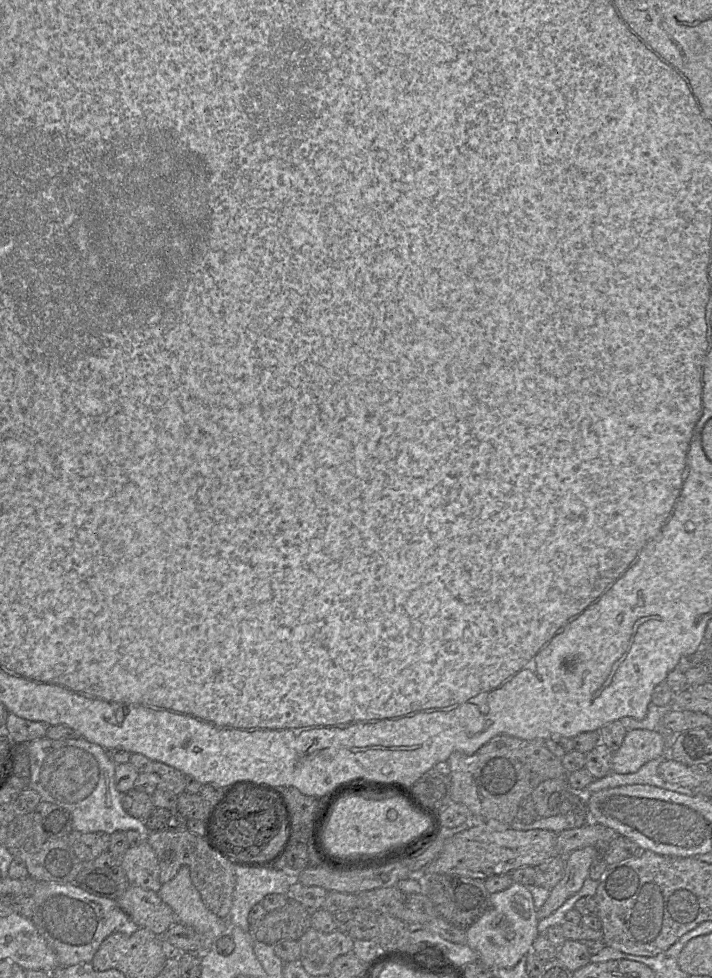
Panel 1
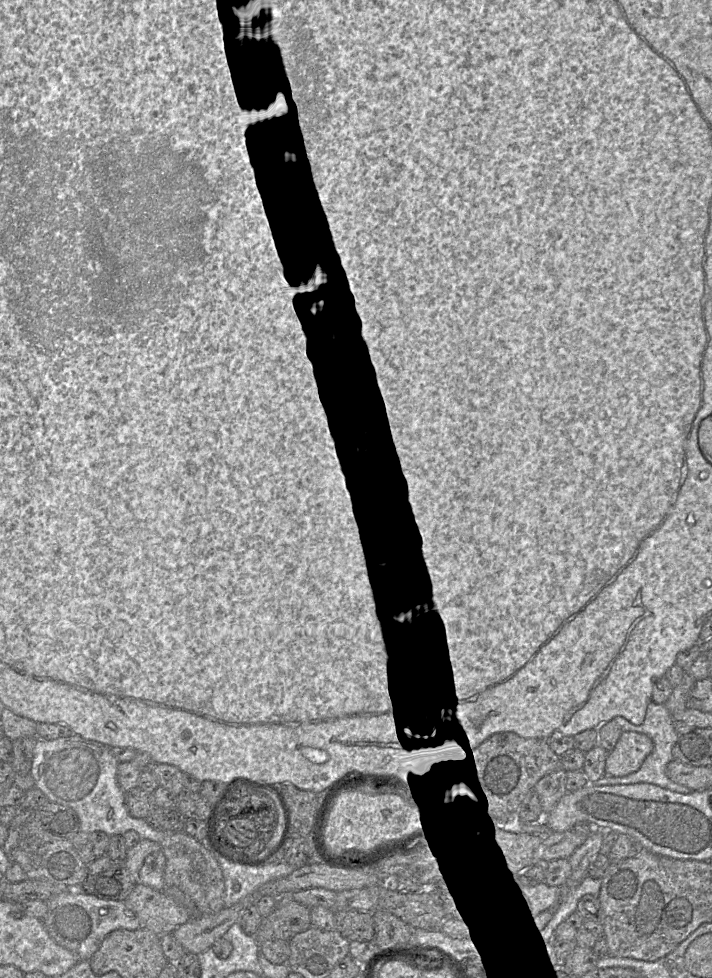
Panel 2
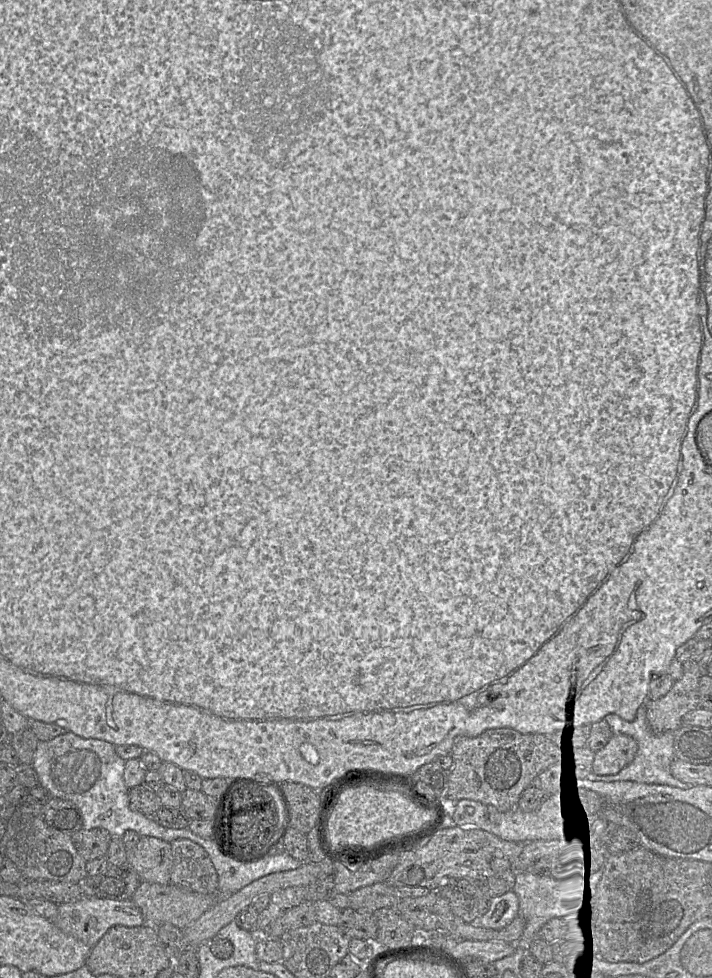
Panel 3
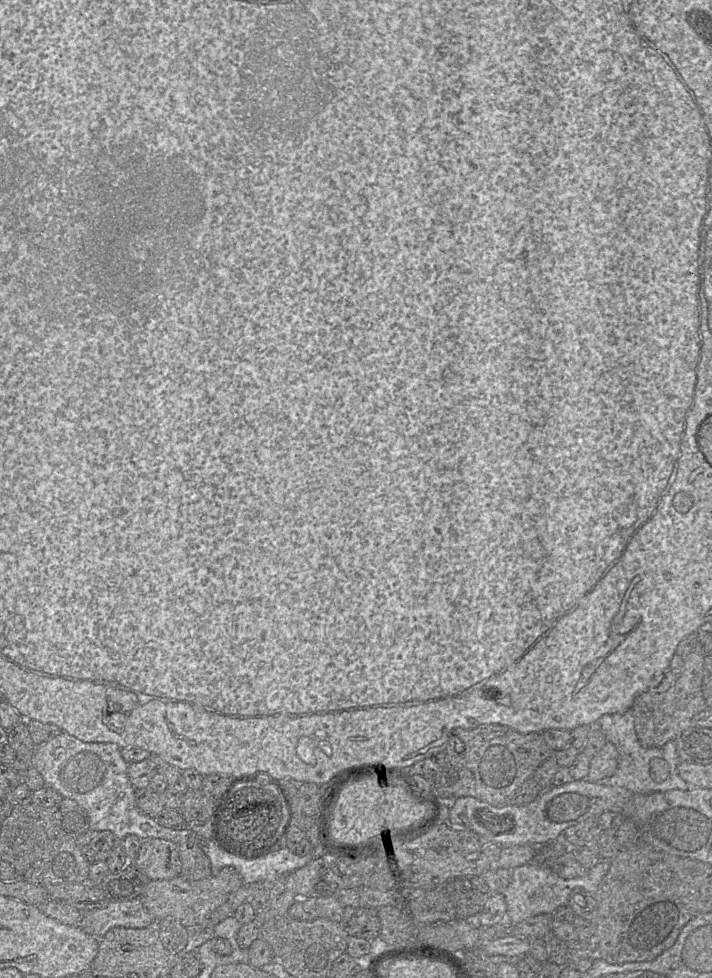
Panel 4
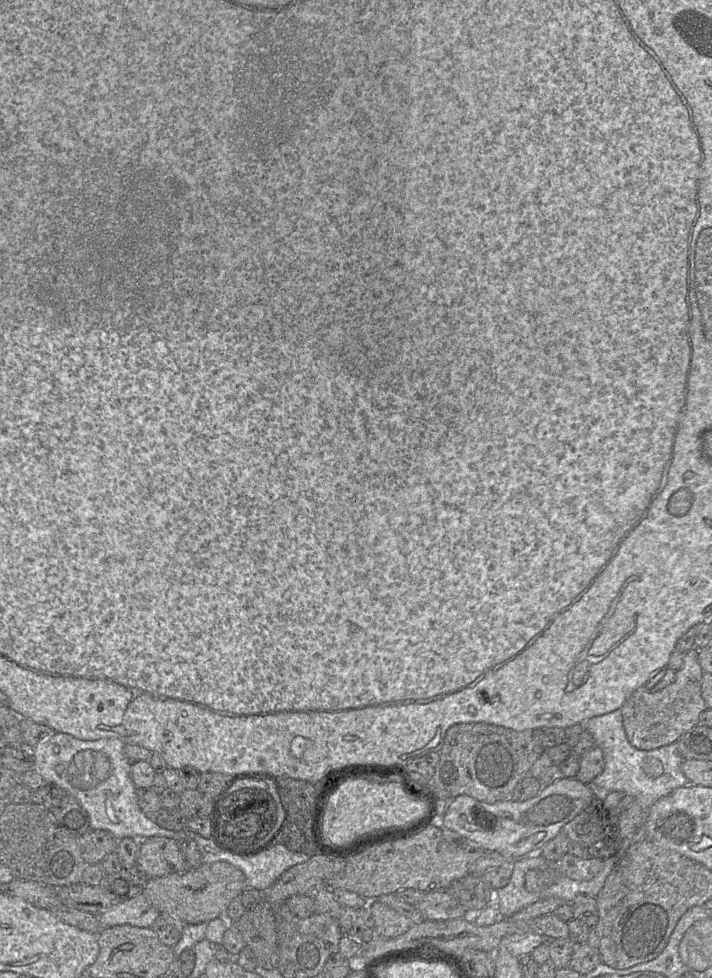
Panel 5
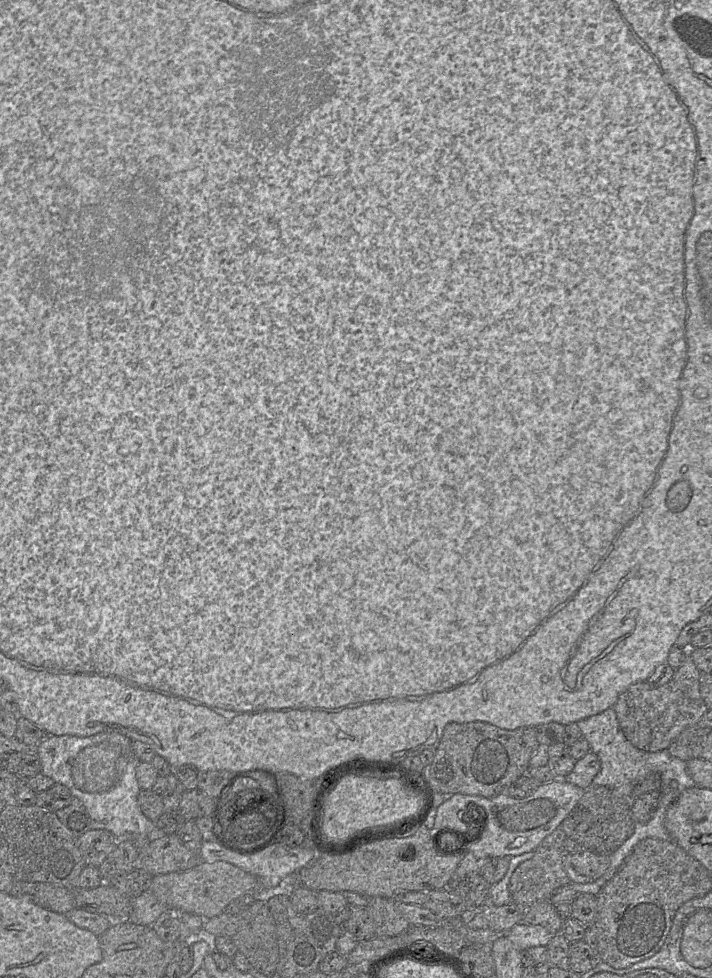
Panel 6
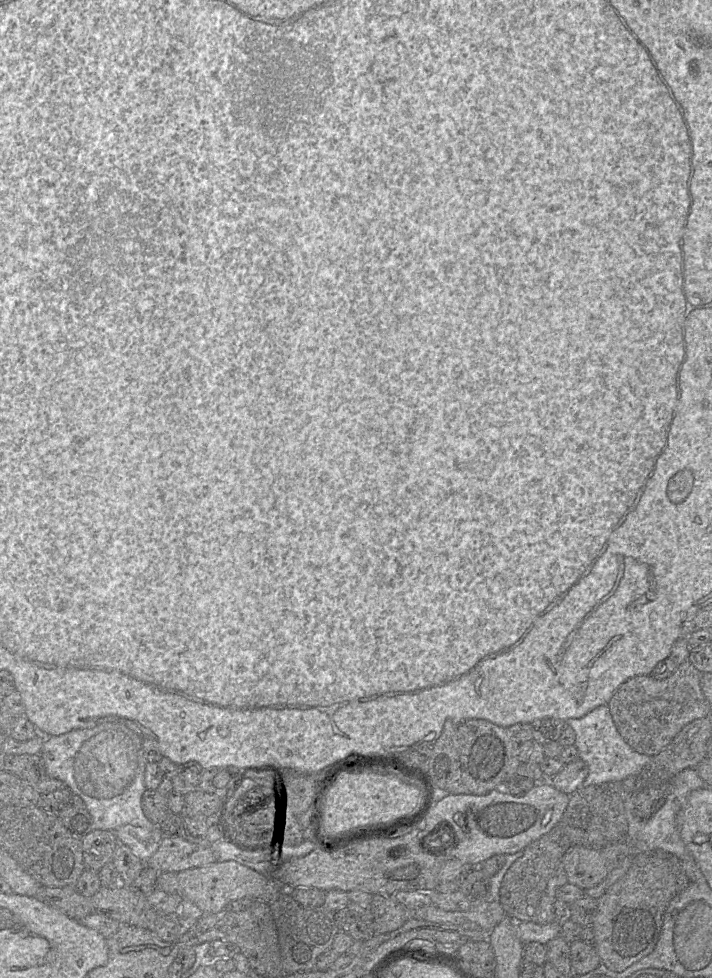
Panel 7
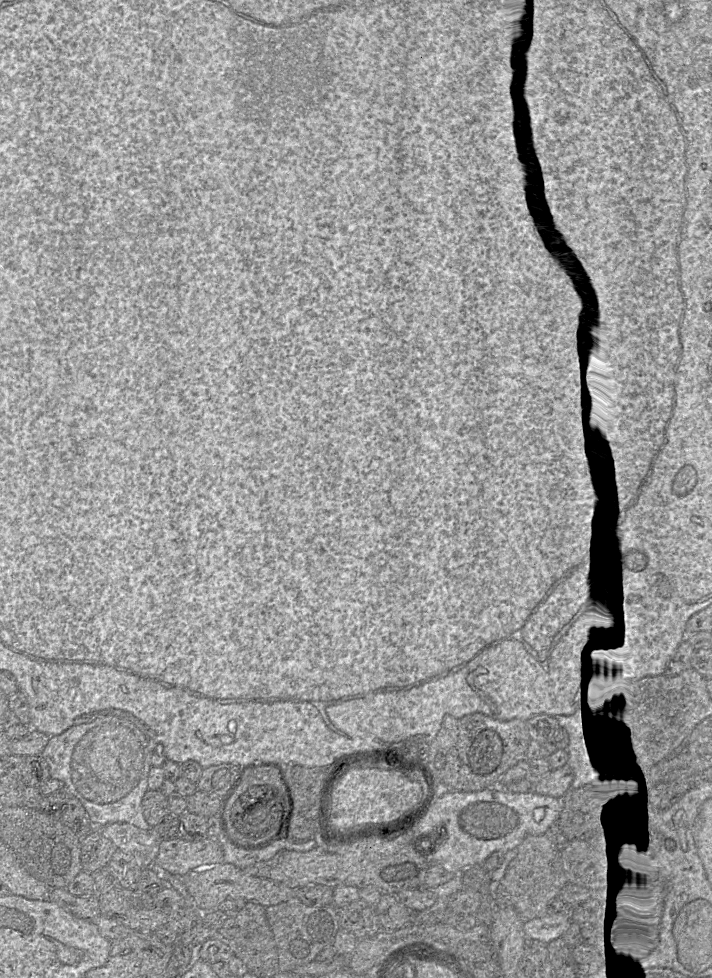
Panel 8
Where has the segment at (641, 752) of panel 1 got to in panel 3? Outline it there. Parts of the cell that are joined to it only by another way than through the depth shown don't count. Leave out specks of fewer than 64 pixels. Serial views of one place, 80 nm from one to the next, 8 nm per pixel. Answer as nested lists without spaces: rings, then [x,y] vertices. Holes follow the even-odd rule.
[[[614,734],[604,748],[595,753],[593,772],[595,775],[619,773],[635,757],[637,741],[631,736]]]

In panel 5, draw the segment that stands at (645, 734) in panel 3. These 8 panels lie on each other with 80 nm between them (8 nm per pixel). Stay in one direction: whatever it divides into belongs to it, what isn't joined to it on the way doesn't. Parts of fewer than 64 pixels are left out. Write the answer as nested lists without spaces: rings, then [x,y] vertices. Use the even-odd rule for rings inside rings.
[[[620,710],[592,717],[580,724],[593,736],[596,747],[600,748],[604,755],[604,769],[591,783],[598,793],[624,792],[633,796],[644,809],[648,809],[663,796],[689,784],[681,769],[684,758],[677,743],[652,750],[637,749],[628,741]]]

